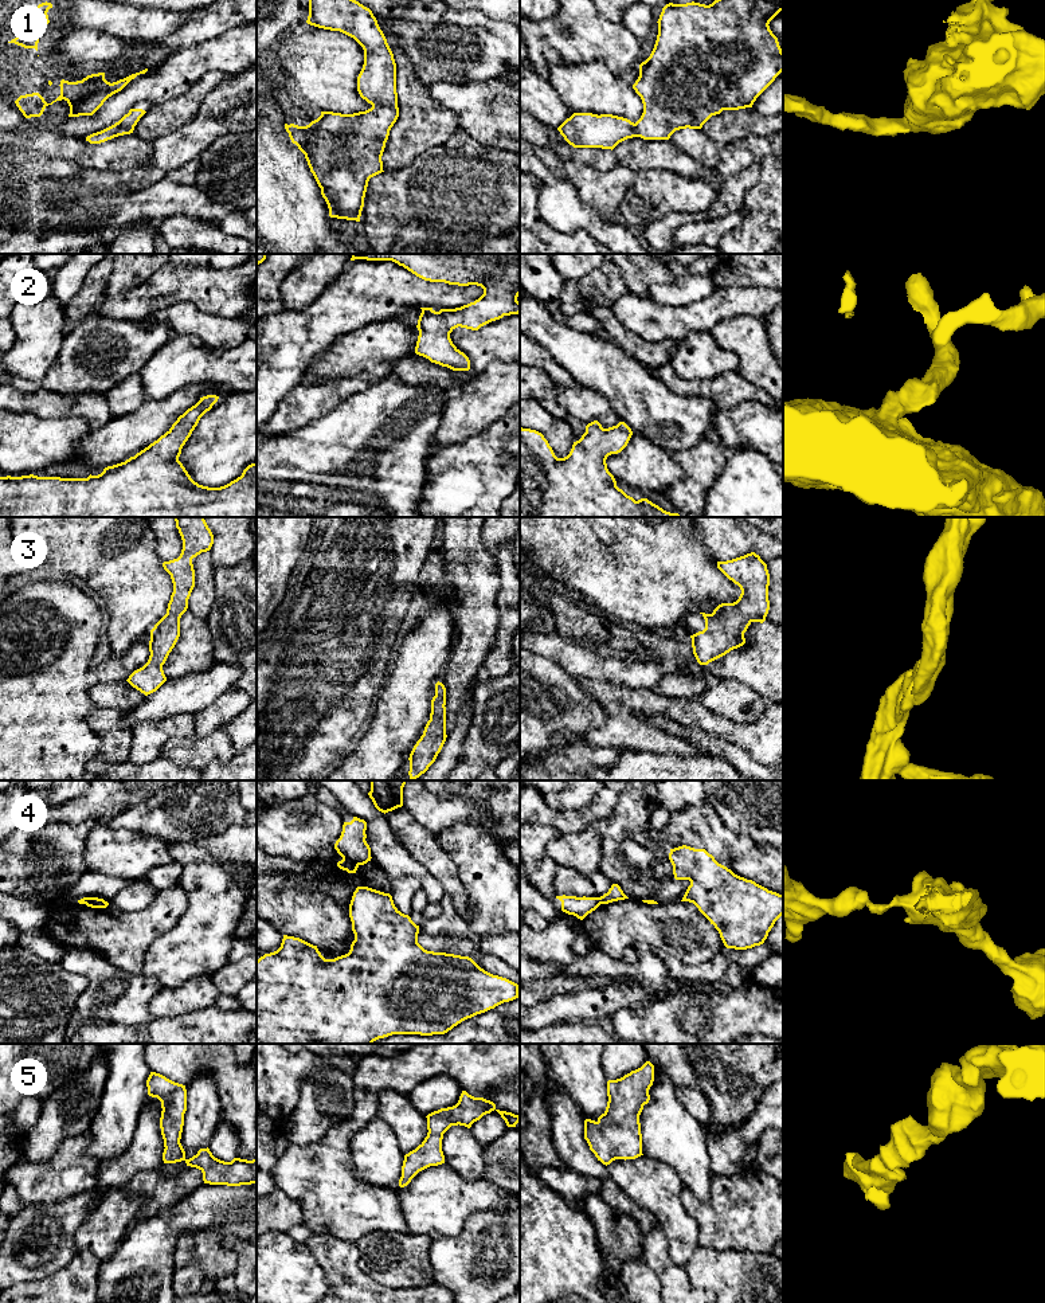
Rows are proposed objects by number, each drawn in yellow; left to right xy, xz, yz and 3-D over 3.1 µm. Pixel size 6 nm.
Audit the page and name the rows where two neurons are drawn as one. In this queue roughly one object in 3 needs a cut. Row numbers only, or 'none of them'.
4

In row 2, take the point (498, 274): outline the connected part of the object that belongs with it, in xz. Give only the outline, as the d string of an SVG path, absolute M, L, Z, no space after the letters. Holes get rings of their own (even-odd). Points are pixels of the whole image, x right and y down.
M352 254L351 261L355 259L392 261L424 281L458 286L477 285L484 289L484 294L478 300L461 308L441 309L439 312L433 308L420 308L415 353L453 371L470 369L469 357L450 339L450 333L455 328L478 330L504 316L520 313L517 301L520 296L520 254Z

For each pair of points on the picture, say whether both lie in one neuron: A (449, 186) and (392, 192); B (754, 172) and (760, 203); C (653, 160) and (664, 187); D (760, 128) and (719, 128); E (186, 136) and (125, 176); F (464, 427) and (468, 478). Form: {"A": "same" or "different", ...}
{"A": "same", "B": "different", "C": "different", "D": "same", "E": "same", "F": "different"}

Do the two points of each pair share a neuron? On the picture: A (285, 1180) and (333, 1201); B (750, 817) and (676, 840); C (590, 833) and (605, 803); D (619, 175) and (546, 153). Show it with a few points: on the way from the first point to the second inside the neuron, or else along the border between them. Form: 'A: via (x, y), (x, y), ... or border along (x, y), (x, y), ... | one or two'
A: via (297, 1185), (305, 1193), (321, 1196) | one
B: border along (708, 802), (728, 828), (752, 838) | two
C: border along (595, 824), (574, 833), (563, 833) | two
D: via (601, 177), (584, 177), (564, 168) | one

